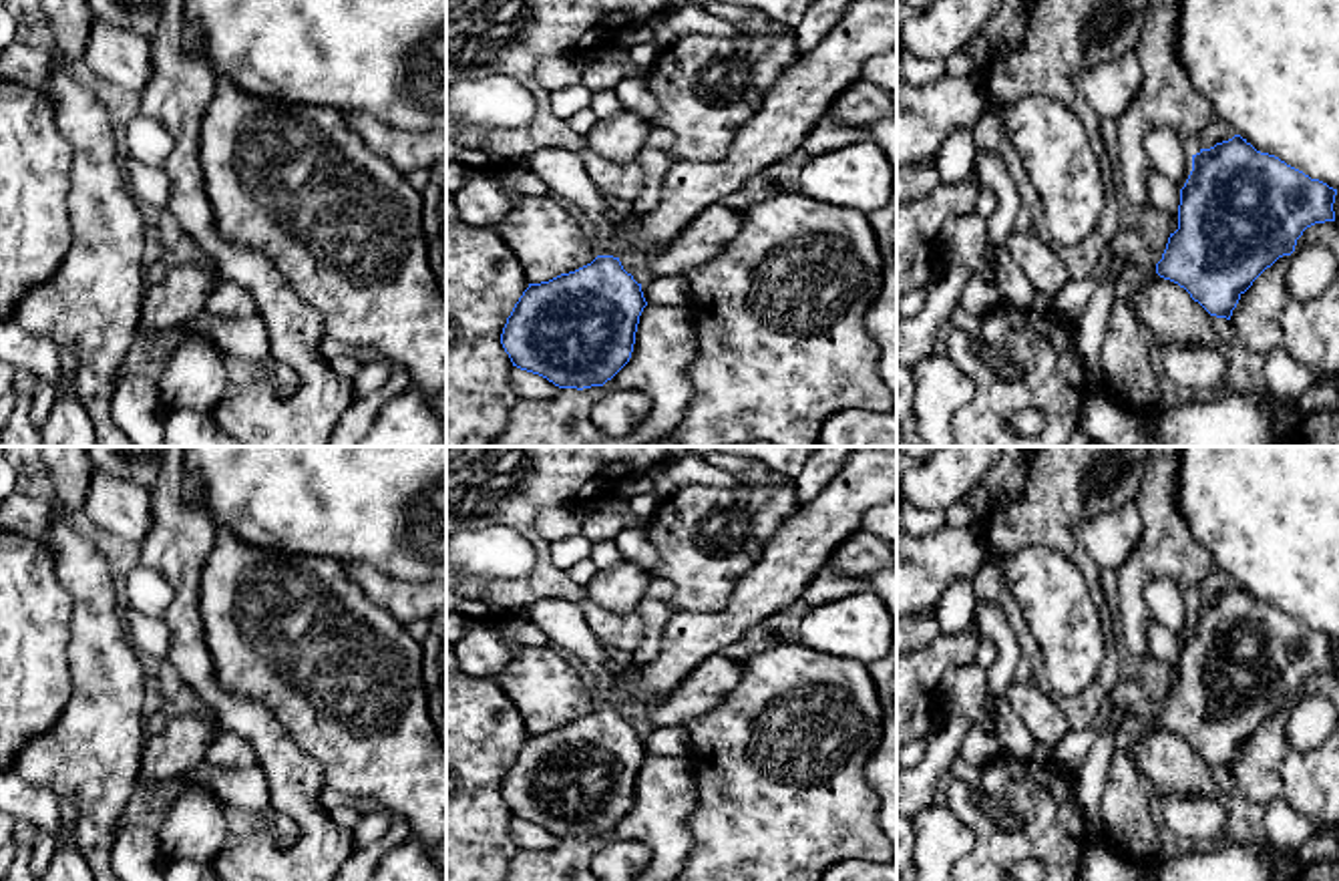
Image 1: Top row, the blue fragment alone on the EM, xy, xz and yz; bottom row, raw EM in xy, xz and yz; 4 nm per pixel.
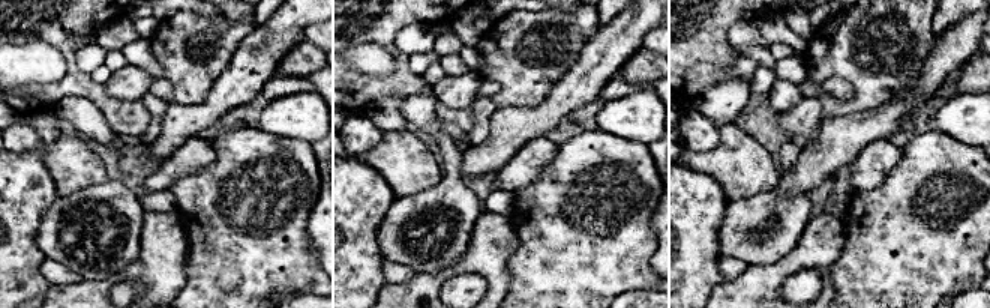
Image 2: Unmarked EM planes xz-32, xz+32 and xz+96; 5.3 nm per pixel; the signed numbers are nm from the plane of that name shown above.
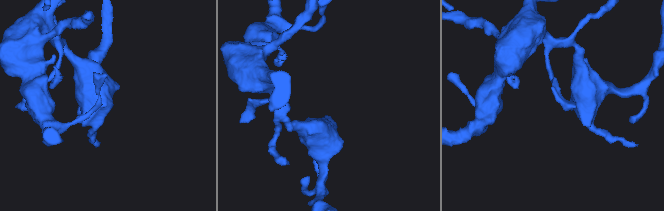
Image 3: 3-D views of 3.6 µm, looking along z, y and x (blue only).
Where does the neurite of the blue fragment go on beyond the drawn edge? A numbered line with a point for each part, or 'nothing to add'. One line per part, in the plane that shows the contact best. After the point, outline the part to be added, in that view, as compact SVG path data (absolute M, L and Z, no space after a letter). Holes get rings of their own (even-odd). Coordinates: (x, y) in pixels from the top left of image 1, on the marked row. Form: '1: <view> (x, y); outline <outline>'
1: xz (559, 169); outline M539 149L529 155L529 163L551 193L571 199L593 219L597 225L595 249L599 255L611 255L615 251L615 221L579 157L569 149Z

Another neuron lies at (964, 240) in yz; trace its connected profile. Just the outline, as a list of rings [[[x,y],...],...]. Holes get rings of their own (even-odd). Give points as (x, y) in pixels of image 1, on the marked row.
[[[973,209],[953,215],[943,225],[939,239],[941,261],[961,263],[973,276],[993,284],[995,274],[985,261],[987,221]]]

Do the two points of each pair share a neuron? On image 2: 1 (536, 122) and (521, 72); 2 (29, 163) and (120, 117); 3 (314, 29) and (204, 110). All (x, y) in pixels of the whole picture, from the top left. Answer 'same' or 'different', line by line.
1: different
2: different
3: different

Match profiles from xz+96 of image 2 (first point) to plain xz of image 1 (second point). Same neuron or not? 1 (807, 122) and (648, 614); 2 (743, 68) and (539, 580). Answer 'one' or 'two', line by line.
1: one
2: two

